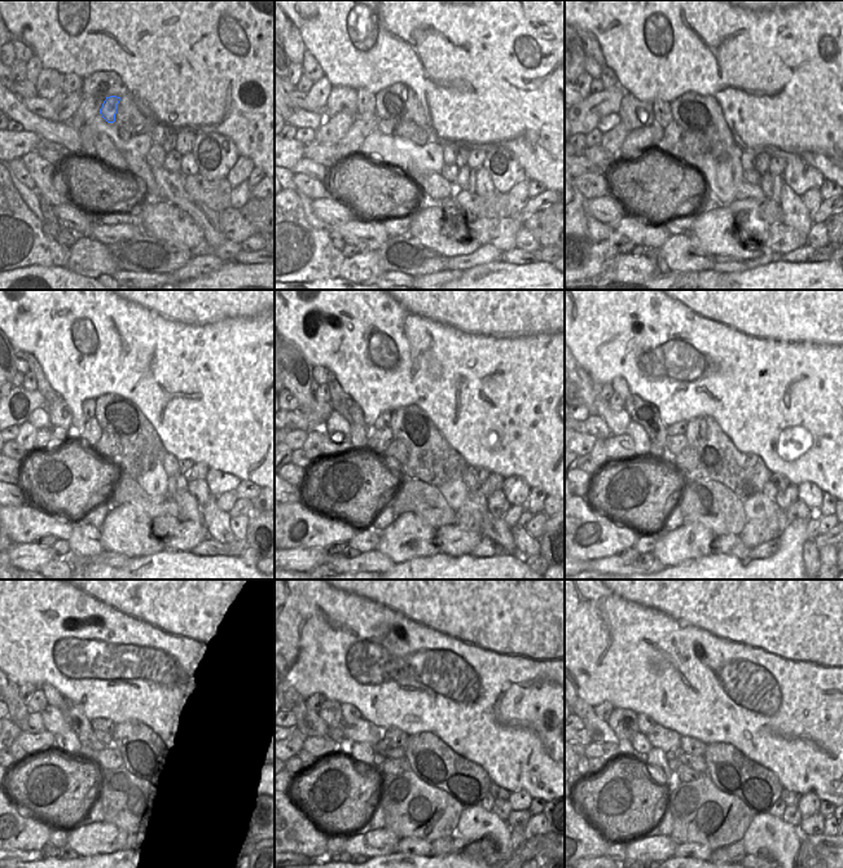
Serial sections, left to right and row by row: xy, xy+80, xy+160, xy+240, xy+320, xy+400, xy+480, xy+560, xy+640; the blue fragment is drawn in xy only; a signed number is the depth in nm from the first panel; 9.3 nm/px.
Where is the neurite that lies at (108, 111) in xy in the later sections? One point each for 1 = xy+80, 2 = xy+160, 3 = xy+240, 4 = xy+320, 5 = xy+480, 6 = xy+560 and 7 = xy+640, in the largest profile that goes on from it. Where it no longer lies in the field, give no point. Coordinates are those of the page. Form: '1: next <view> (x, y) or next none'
1: next xy+80 (386, 127)
2: next xy+160 (672, 132)
3: next xy+240 (89, 436)
4: next xy+320 (380, 440)
5: next xy+480 (100, 740)
6: next xy+560 (393, 753)
7: next xy+640 (696, 762)

